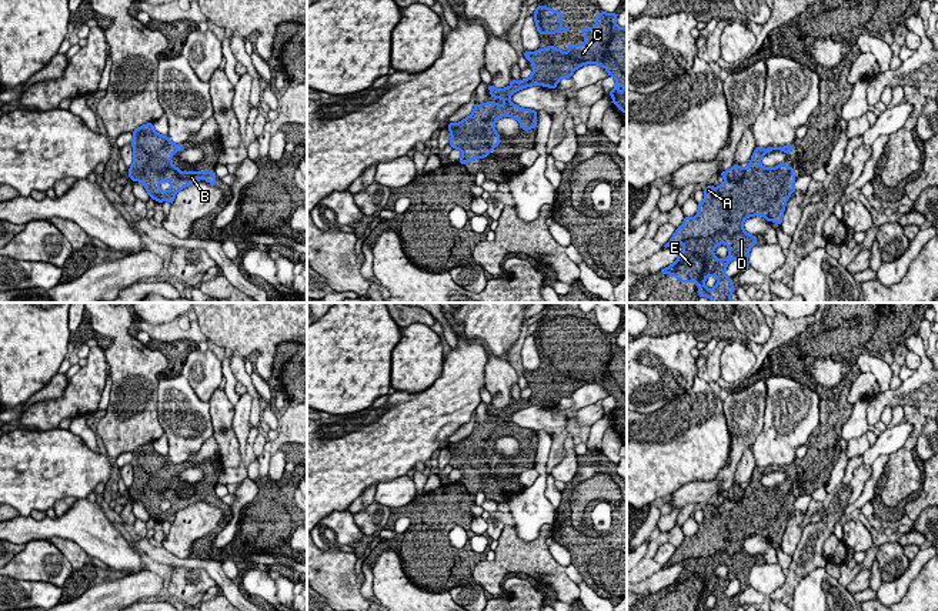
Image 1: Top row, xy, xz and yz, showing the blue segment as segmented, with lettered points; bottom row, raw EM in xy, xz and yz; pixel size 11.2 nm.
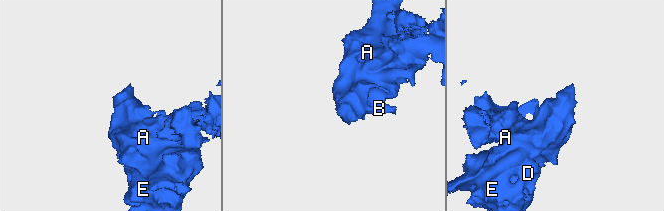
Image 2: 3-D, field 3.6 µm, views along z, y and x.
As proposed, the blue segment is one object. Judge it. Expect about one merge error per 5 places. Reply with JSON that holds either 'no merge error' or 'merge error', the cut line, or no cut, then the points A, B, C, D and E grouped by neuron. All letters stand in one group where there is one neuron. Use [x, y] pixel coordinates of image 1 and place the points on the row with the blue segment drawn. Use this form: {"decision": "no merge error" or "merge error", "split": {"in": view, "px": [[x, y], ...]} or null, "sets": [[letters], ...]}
{"decision": "no merge error", "split": null, "sets": [["A", "B", "C", "D", "E"]]}

